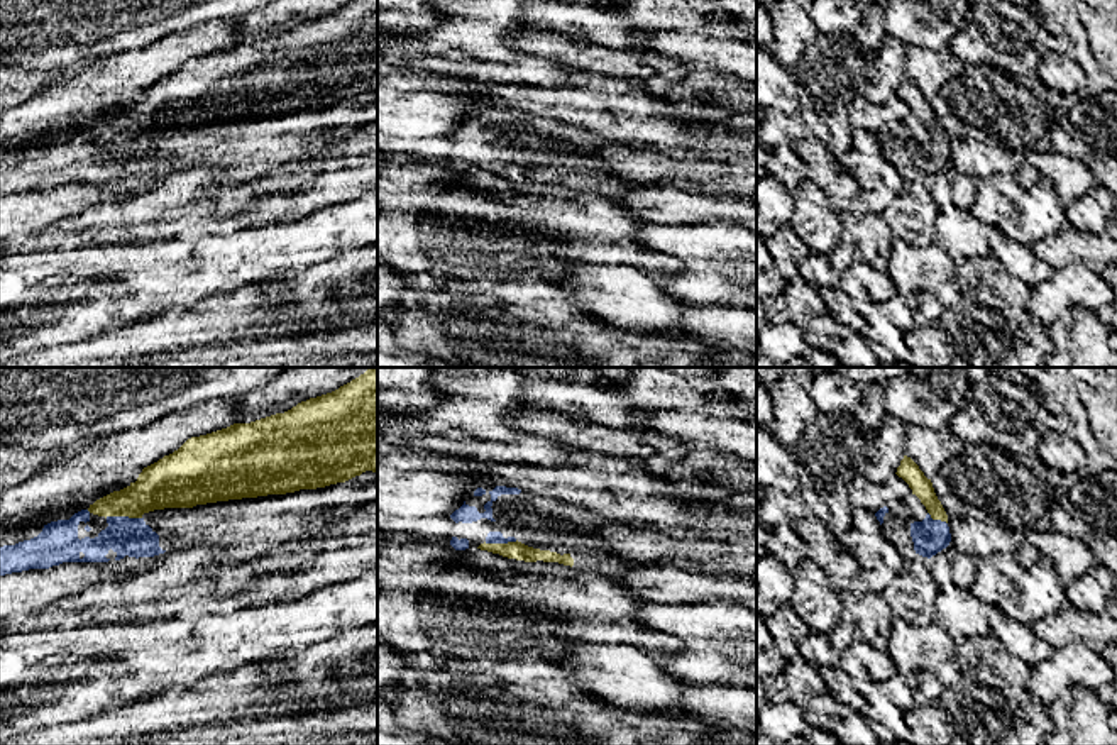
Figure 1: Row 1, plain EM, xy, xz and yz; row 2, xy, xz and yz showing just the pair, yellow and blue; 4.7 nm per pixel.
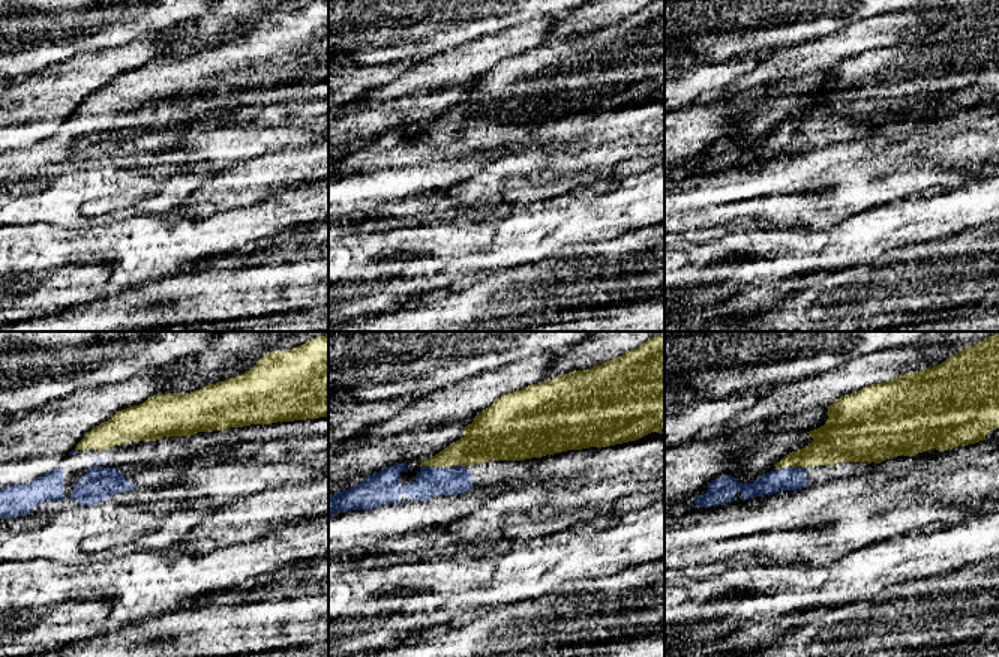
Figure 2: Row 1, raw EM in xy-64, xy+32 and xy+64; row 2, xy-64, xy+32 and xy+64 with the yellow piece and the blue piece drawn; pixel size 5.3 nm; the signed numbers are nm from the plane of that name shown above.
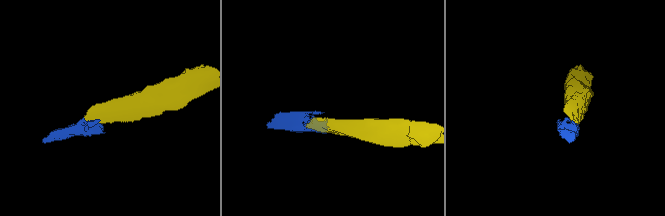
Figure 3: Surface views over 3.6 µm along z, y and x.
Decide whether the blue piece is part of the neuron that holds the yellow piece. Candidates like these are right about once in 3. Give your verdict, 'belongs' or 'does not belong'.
belongs

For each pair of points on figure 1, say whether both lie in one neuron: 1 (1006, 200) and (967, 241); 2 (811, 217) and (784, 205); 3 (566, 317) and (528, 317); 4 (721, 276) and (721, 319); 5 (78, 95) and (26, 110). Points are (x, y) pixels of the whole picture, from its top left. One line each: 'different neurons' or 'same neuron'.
1: different neurons
2: different neurons
3: same neuron
4: different neurons
5: same neuron

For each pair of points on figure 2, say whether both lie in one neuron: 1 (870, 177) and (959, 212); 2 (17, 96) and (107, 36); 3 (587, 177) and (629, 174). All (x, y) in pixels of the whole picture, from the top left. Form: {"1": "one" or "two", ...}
{"1": "two", "2": "two", "3": "two"}

